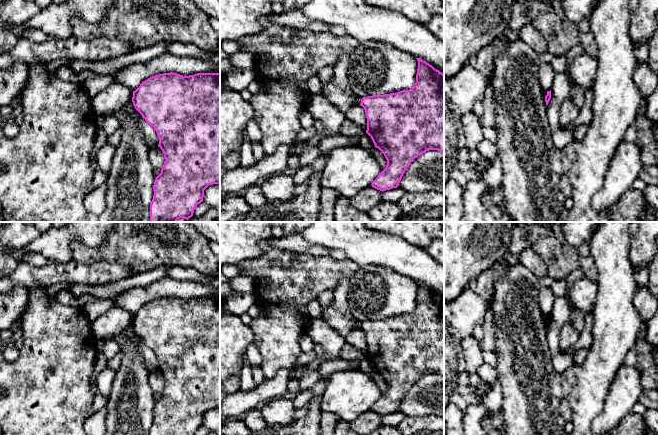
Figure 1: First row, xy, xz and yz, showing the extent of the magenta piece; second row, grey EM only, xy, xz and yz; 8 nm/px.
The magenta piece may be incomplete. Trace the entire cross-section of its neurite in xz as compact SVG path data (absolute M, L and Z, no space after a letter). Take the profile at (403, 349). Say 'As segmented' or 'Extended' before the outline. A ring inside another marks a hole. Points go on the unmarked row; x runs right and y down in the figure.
As segmented. M420 282L416 283L418 285L416 306L411 313L397 317L367 320L361 323L360 330L364 332L367 342L366 357L387 384L385 393L371 408L373 412L382 416L397 412L410 387L421 378L429 374L444 377L444 298L426 285Z

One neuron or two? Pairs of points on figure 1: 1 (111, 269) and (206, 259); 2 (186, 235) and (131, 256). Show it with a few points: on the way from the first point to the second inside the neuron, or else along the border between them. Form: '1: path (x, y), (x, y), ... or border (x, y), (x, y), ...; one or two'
1: border (107, 261), (127, 265), (132, 273); two
2: path (172, 236), (151, 236), (145, 242); one

